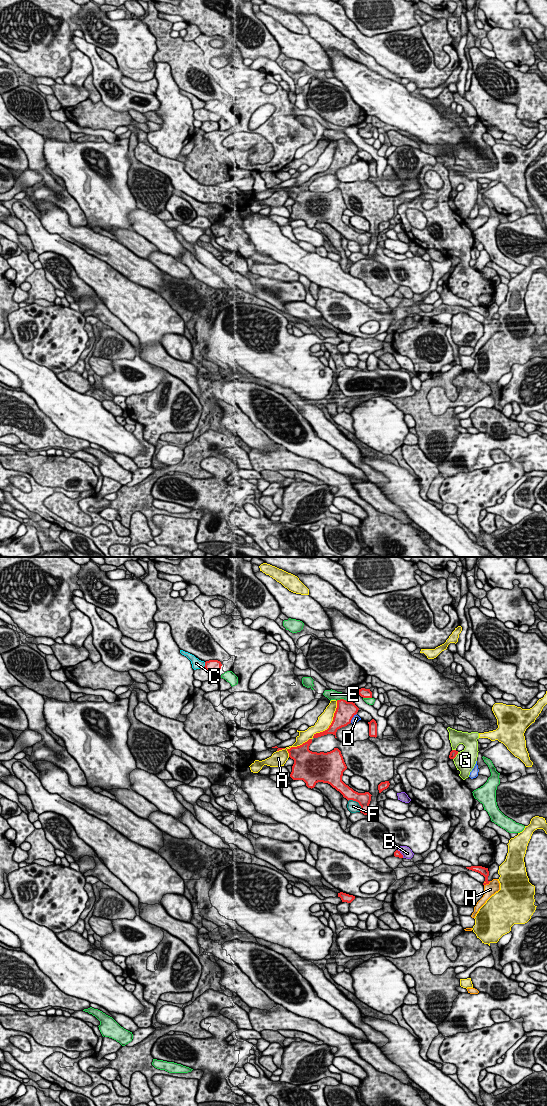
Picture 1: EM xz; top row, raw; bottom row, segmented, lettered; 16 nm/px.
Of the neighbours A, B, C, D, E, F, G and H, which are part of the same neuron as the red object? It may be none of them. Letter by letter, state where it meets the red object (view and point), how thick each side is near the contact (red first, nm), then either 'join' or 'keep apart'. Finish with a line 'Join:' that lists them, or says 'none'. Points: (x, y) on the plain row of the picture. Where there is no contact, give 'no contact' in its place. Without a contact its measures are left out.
A: contact xz (315, 174); calibres 120 and 220 nm; keep apart
B: contact xz (401, 294); calibres 100 and 170 nm; keep apart
C: contact xz (205, 105); calibres 190 and 160 nm; keep apart
D: contact xz (352, 157); calibres 320 and 120 nm; keep apart
E: contact xz (343, 139); calibres 320 and 160 nm; keep apart
F: contact xz (357, 241); calibres 200 and 190 nm; keep apart
G: contact xz (455, 196); calibres 120 and 340 nm; keep apart
H: contact xz (487, 323); calibres 130 and 200 nm; join
Join: H

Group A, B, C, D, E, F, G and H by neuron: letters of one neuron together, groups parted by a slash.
A G / B / C / D / E / F / H

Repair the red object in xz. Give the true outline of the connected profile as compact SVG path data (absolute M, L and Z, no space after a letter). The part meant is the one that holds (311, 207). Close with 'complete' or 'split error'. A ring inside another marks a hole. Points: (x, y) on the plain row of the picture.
M312 179L297 187L287 189L289 197L294 200L290 217L303 220L308 228L314 228L318 222L328 223L339 231L348 241L353 240L361 246L361 253L369 254L371 234L358 233L342 221L343 212L347 209L341 191L312 192L309 186Z; complete

